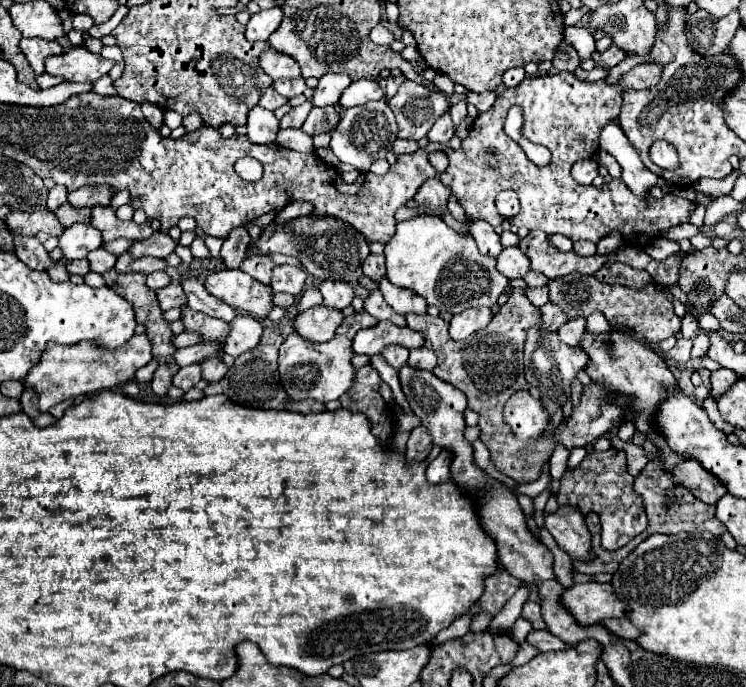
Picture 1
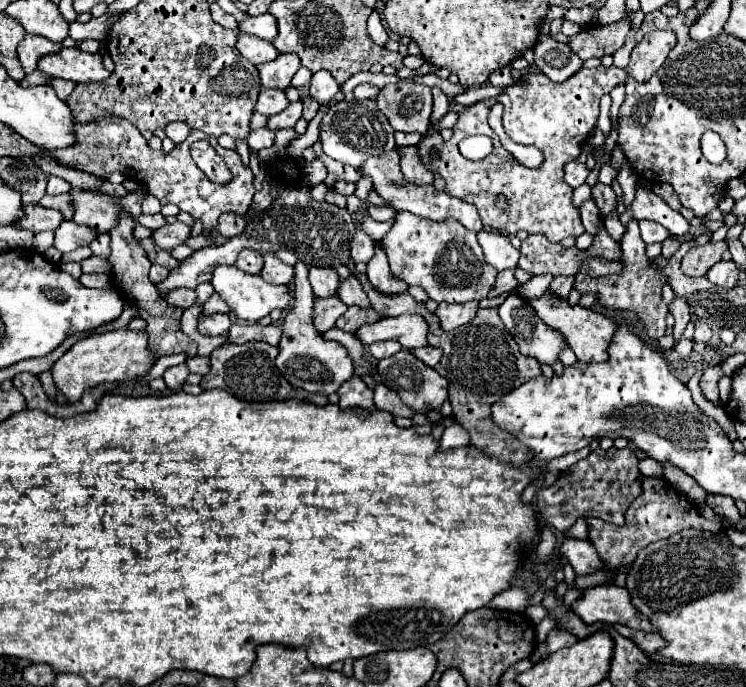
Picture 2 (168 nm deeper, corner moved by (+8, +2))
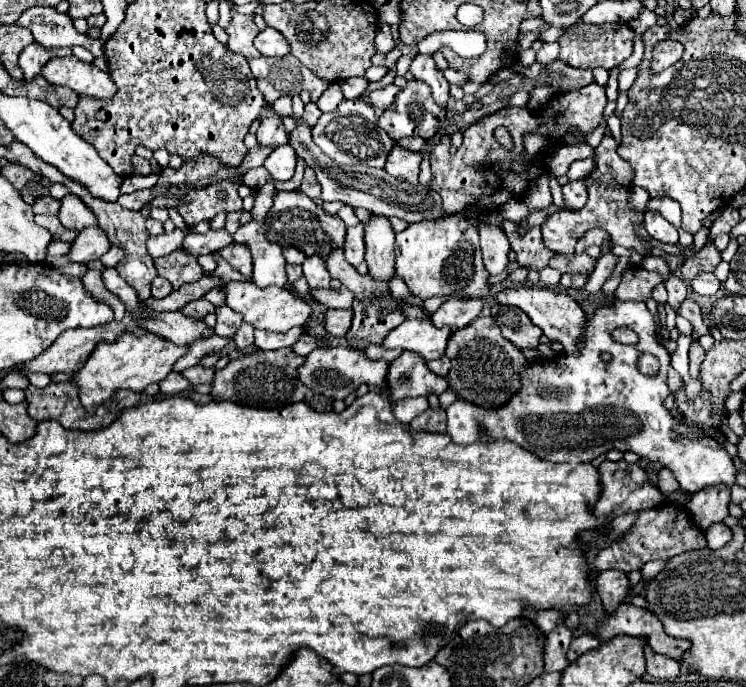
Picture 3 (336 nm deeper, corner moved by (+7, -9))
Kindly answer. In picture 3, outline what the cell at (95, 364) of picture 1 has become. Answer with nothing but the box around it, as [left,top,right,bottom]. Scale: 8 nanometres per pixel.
[72,334,188,412]

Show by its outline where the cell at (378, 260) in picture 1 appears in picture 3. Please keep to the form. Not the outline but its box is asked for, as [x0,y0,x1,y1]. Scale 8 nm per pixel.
[344,222,364,266]

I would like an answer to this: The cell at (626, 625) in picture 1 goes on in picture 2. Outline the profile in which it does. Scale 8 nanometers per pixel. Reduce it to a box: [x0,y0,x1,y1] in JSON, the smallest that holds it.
[613,625,667,655]

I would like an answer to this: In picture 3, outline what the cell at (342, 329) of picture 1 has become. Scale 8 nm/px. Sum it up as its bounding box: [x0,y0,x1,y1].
[346,296,404,350]

